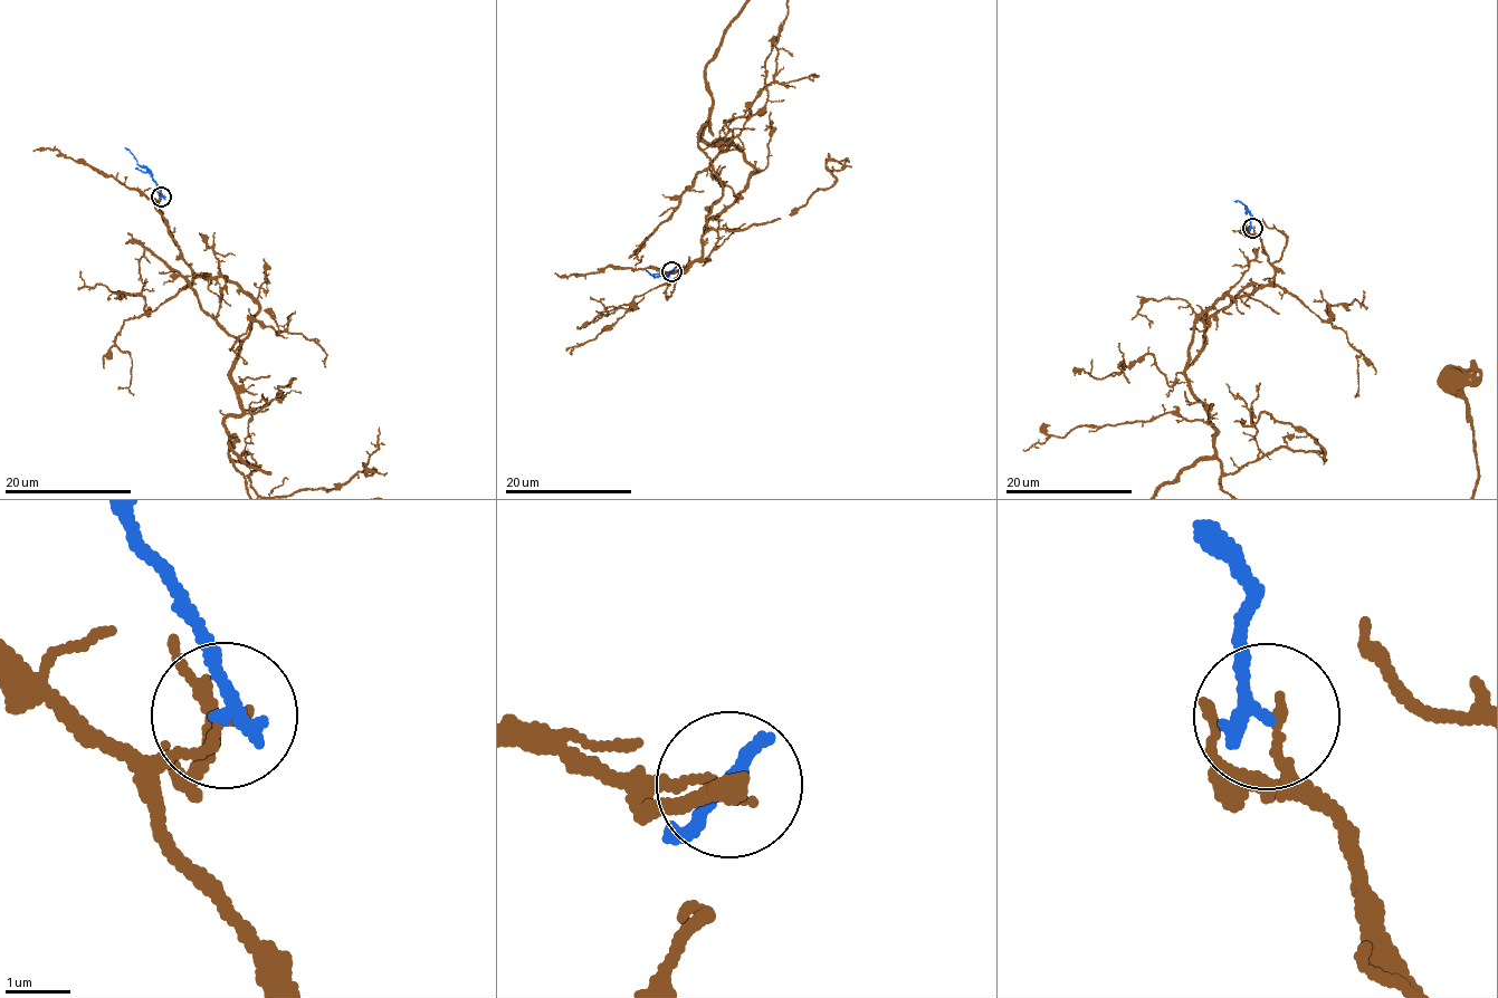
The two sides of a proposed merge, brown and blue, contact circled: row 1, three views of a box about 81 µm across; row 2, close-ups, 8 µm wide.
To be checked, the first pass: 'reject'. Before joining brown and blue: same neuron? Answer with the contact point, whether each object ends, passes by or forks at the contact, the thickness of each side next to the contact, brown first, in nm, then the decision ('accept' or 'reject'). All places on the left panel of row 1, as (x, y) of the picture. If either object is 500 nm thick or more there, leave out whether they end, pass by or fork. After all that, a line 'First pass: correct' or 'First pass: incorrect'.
place (161, 197); brown ends; blue ends; calibres 140 and 240 nm; reject
First pass: correct

